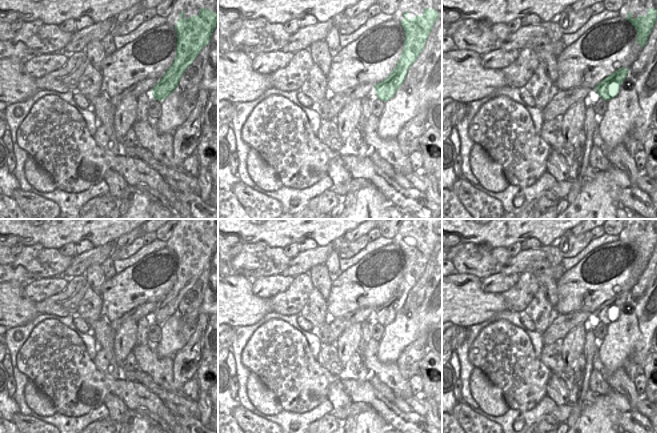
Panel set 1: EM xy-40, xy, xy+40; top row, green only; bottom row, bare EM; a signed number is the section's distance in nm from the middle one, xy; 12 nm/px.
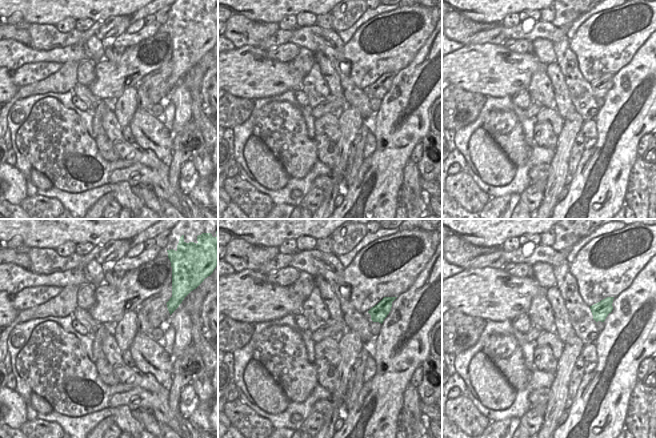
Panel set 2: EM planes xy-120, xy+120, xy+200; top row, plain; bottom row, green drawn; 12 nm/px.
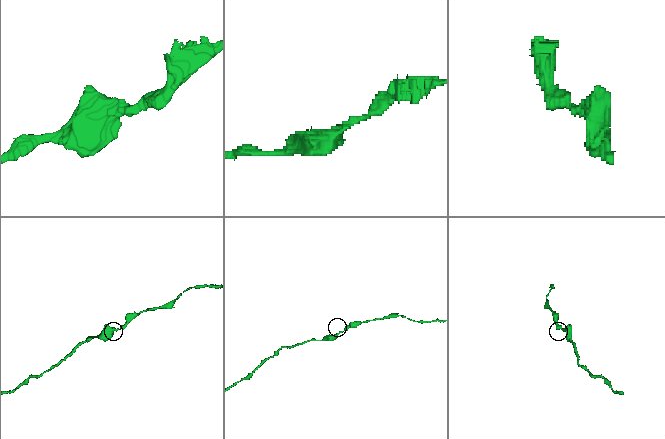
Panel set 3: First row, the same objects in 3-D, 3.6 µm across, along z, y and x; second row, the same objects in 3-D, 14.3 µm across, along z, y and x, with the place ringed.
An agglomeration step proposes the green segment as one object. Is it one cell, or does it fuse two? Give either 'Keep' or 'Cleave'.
Keep.

